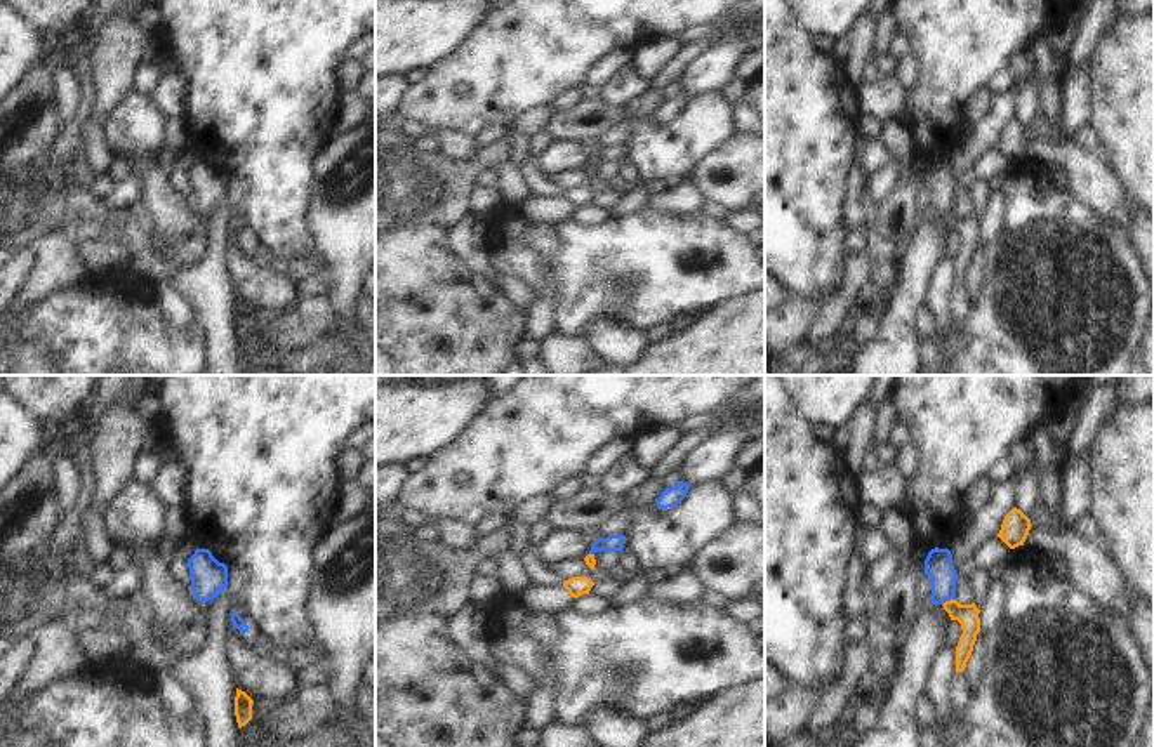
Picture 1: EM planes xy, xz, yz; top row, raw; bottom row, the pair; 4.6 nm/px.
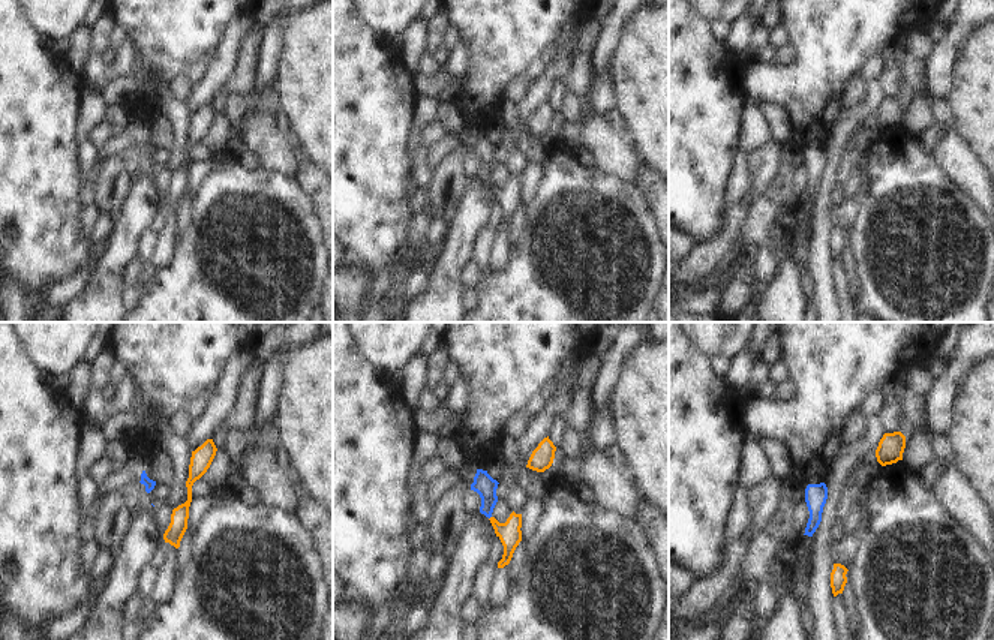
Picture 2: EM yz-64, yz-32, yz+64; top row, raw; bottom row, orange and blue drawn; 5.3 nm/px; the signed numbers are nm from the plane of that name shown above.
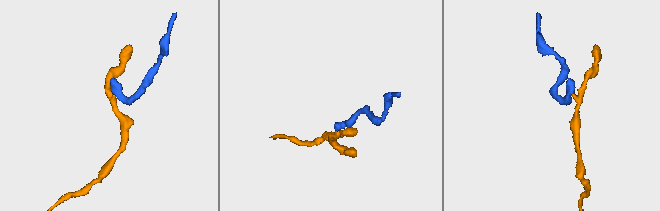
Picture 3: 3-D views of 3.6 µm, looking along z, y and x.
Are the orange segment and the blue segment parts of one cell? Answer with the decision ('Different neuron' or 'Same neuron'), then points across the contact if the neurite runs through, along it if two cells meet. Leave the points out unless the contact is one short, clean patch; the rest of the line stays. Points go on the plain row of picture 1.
Same neuron. Path across: yz (967, 226), (948, 212), (942, 204), (939, 178).

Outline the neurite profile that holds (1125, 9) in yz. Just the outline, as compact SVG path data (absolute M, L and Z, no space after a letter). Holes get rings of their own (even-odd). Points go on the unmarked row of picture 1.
M1114 0L1116 23L1154 12L1154 0Z

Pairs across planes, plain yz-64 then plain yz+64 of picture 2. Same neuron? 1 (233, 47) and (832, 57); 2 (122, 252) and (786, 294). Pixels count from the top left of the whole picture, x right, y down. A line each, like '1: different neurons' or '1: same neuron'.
1: different neurons
2: same neuron

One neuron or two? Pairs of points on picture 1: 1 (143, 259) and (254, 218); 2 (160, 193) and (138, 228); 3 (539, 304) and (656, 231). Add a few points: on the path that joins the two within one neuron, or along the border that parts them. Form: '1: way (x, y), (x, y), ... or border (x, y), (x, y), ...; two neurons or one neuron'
1: border (233, 211), (235, 219); two neurons
2: border (145, 218), (153, 233); two neurons
3: border (546, 275), (557, 284), (555, 332); two neurons

